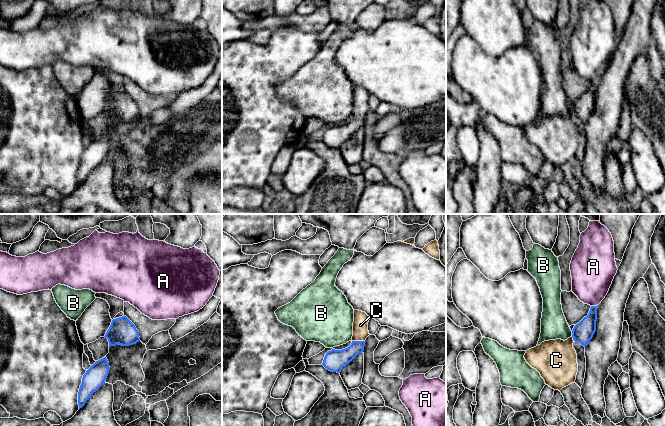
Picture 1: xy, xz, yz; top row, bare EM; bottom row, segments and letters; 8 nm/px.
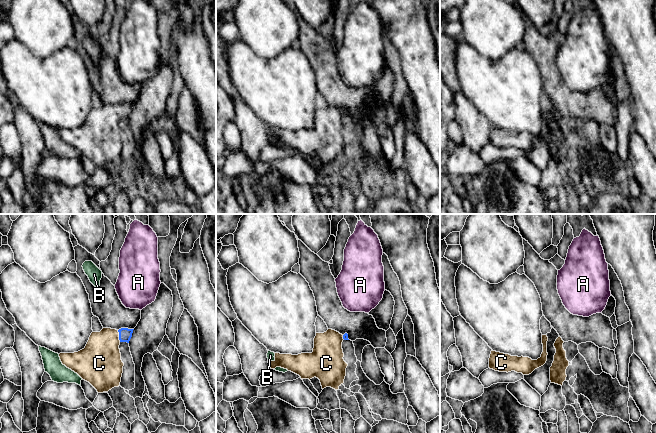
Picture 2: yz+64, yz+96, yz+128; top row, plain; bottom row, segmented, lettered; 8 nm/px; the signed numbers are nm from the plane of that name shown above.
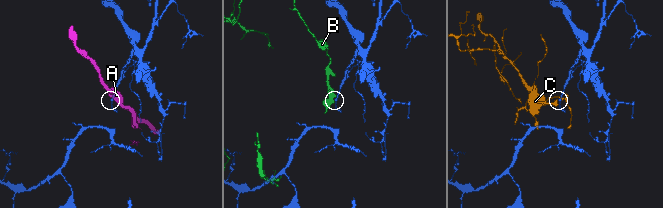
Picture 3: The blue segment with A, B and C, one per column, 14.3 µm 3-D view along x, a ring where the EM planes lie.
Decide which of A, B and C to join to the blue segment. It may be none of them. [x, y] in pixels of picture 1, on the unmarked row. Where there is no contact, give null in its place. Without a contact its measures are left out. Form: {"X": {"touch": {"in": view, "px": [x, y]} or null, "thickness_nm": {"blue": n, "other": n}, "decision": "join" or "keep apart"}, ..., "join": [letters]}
{"A": {"touch": {"in": "yz", "px": [594, 82]}, "thickness_nm": {"blue": 160, "other": 340}, "decision": "keep apart"}, "B": {"touch": {"in": "yz", "px": [572, 110]}, "thickness_nm": {"blue": 160, "other": 220}, "decision": "keep apart"}, "C": {"touch": {"in": "xz", "px": [358, 117]}, "thickness_nm": {"blue": 170, "other": 130}, "decision": "join"}, "join": ["C"]}

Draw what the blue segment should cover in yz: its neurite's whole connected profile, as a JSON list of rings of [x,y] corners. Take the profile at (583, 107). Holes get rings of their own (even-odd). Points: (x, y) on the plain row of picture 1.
[[[591,82],[588,91],[574,102],[570,114],[544,117],[526,127],[526,138],[540,149],[546,161],[560,167],[575,159],[578,139],[573,119],[586,123],[596,107],[596,97],[597,82]]]

